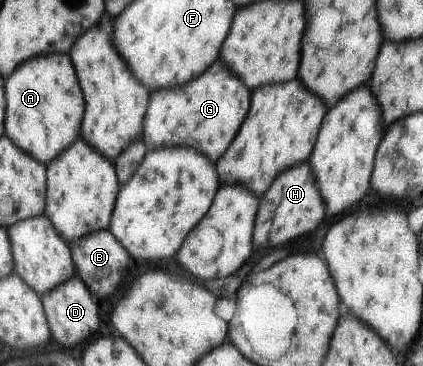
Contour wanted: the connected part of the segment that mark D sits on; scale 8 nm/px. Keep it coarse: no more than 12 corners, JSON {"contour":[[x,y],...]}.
{"contour":[[78,276],[40,299],[53,344],[99,328],[97,298]]}

